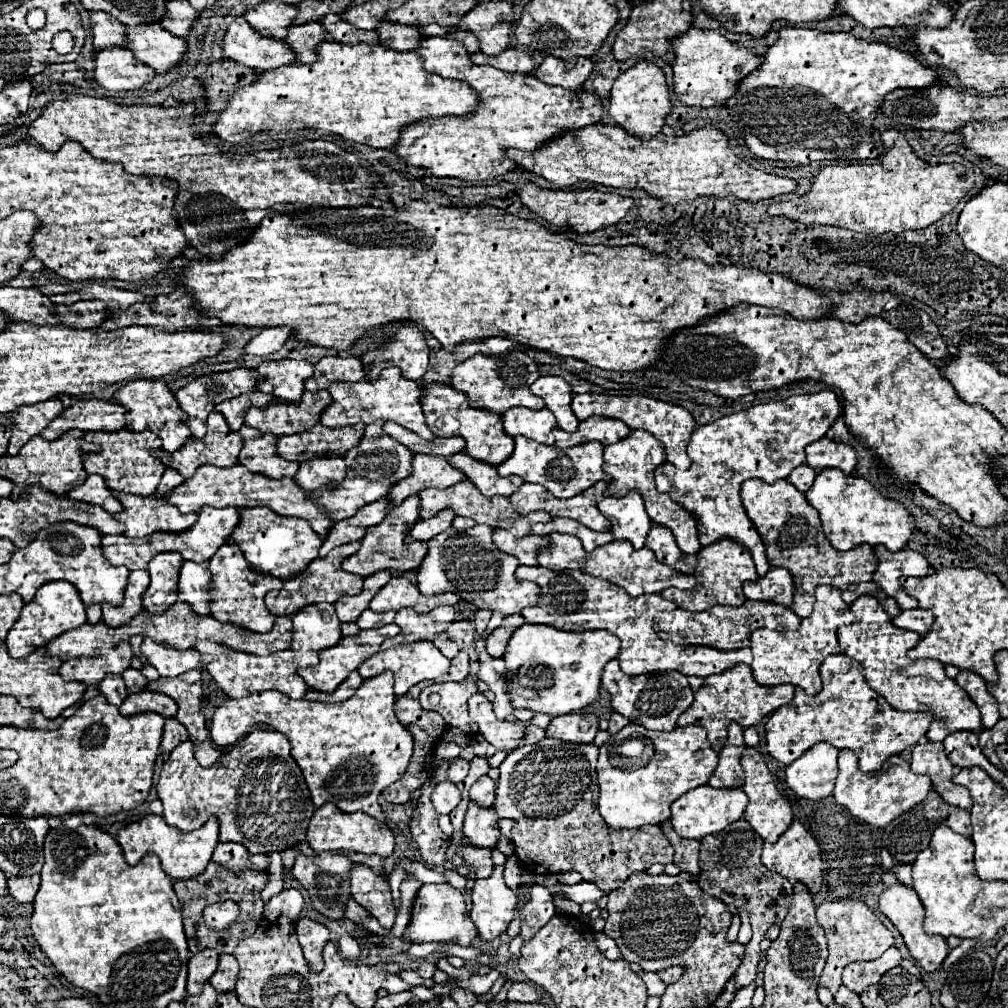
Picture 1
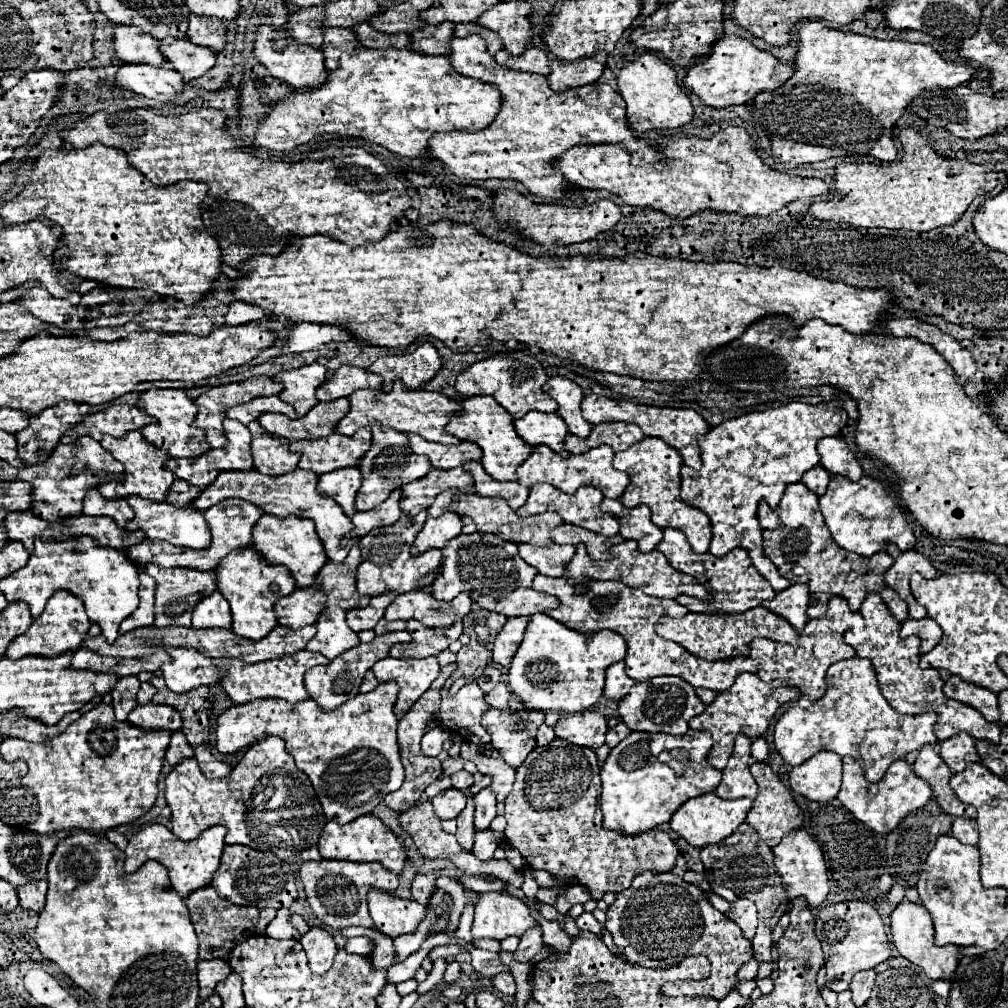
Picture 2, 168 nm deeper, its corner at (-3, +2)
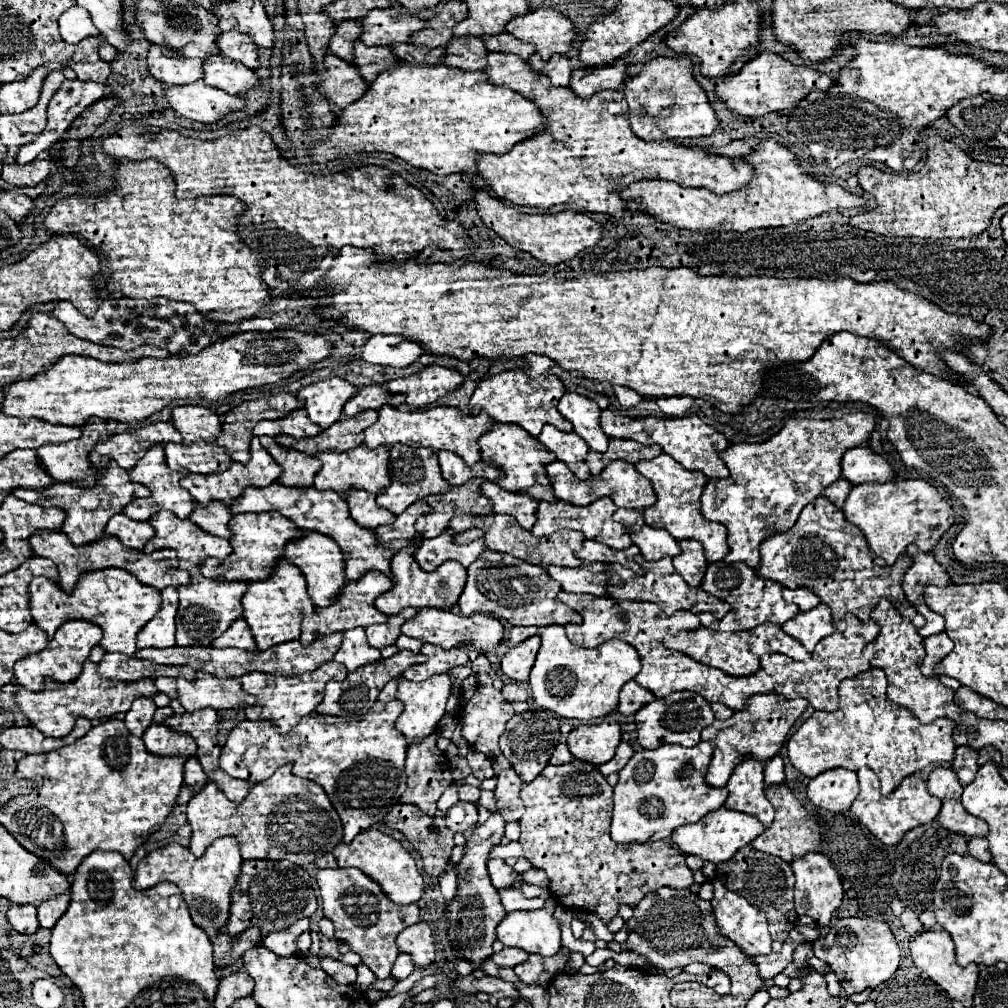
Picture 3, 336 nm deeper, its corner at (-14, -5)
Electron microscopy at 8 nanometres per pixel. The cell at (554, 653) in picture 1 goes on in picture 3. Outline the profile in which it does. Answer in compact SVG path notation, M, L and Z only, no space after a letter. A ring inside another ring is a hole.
M551 624L541 628L541 648L531 668L529 686L533 700L563 718L591 722L617 708L619 690L641 670L637 650L621 640L609 640L597 648L579 648L565 636L565 628Z

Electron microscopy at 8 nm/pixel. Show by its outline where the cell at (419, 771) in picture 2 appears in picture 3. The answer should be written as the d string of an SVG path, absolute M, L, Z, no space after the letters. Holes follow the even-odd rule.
M439 730L431 732L423 740L411 744L407 748L407 760L405 760L405 774L407 774L407 792L401 796L401 802L419 806L425 814L433 816L437 810L437 800L445 792L445 788L451 786L451 770L445 762L445 754L437 748L435 740L439 738Z

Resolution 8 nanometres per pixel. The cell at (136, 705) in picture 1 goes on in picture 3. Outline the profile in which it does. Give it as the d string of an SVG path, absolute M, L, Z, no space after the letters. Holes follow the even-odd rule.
M151 724L143 732L143 742L149 752L161 756L195 756L197 744L191 736L175 732L165 724Z

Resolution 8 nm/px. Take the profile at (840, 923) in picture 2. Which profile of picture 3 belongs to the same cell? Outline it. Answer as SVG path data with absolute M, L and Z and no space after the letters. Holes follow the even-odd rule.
M845 916L835 920L835 924L829 928L825 936L819 936L813 942L815 956L825 960L831 970L837 974L841 988L847 996L863 992L865 988L875 988L881 982L889 980L893 972L899 968L901 950L899 944L889 930L887 922L873 920L873 918L857 918L857 916Z

